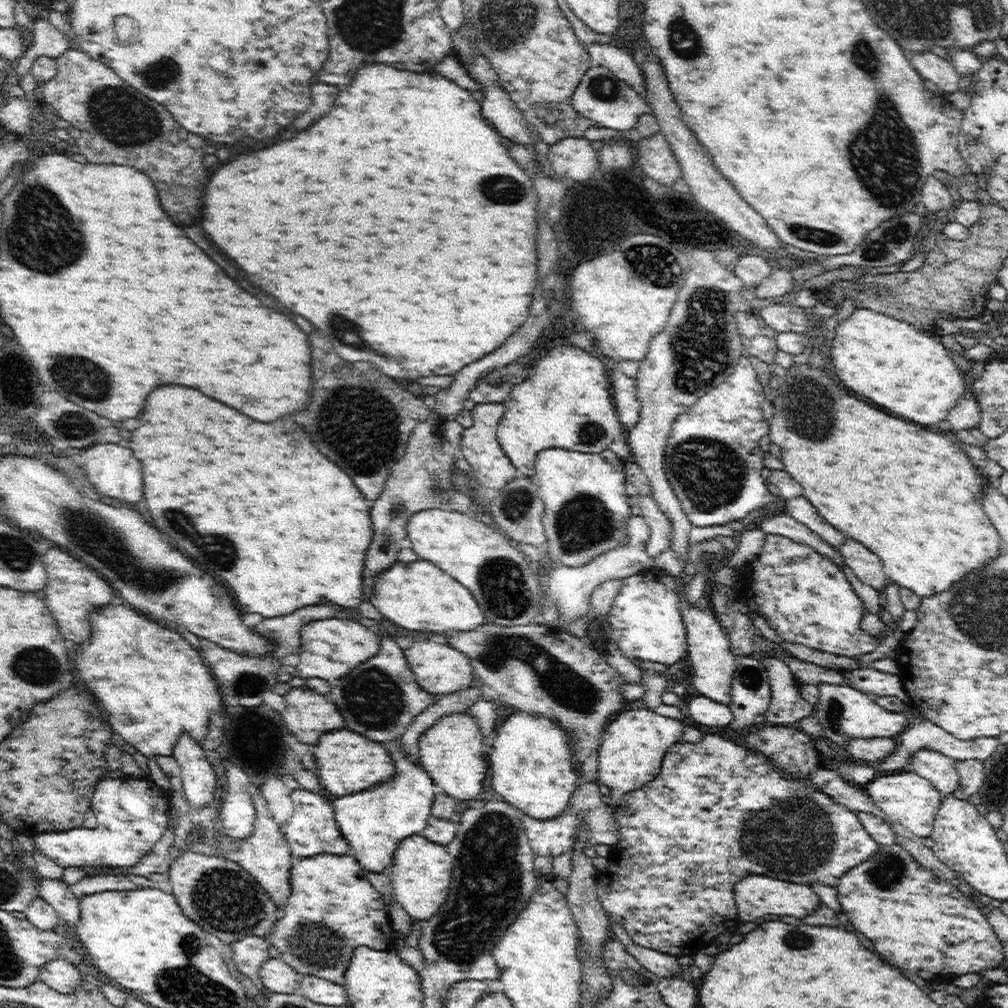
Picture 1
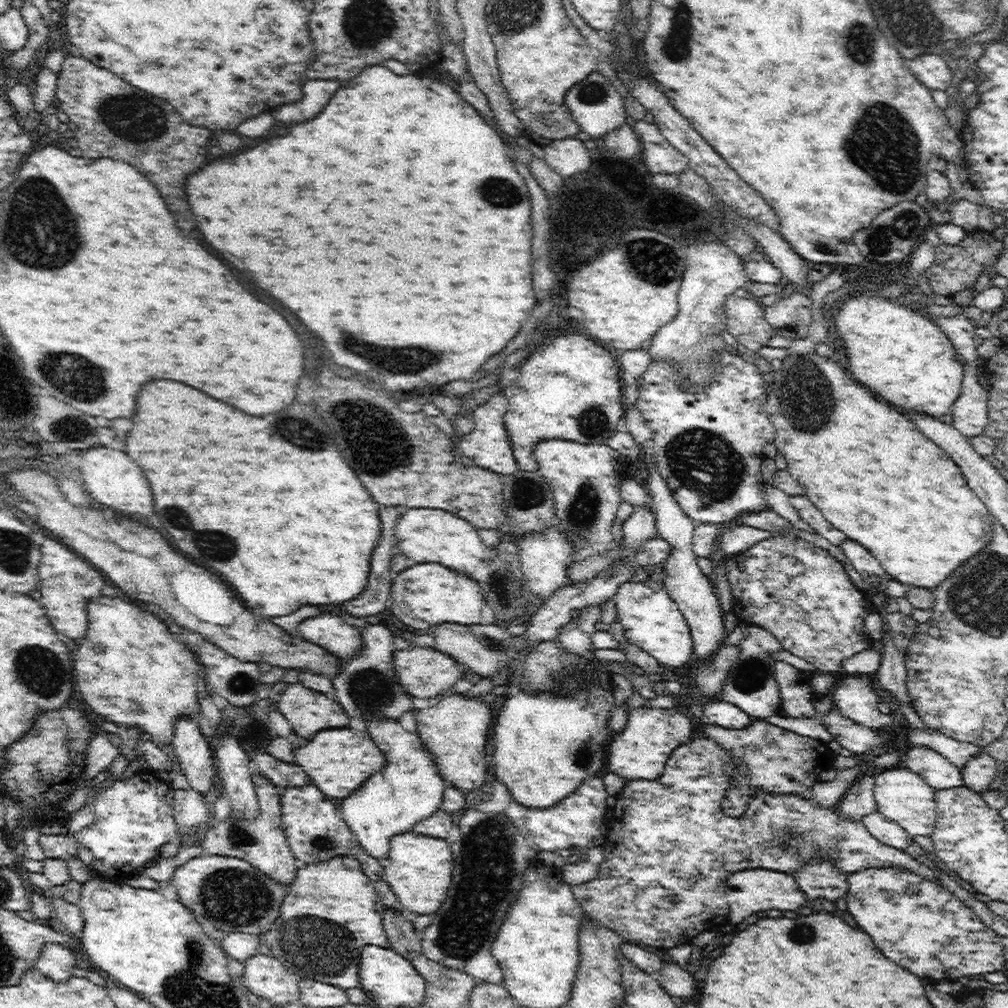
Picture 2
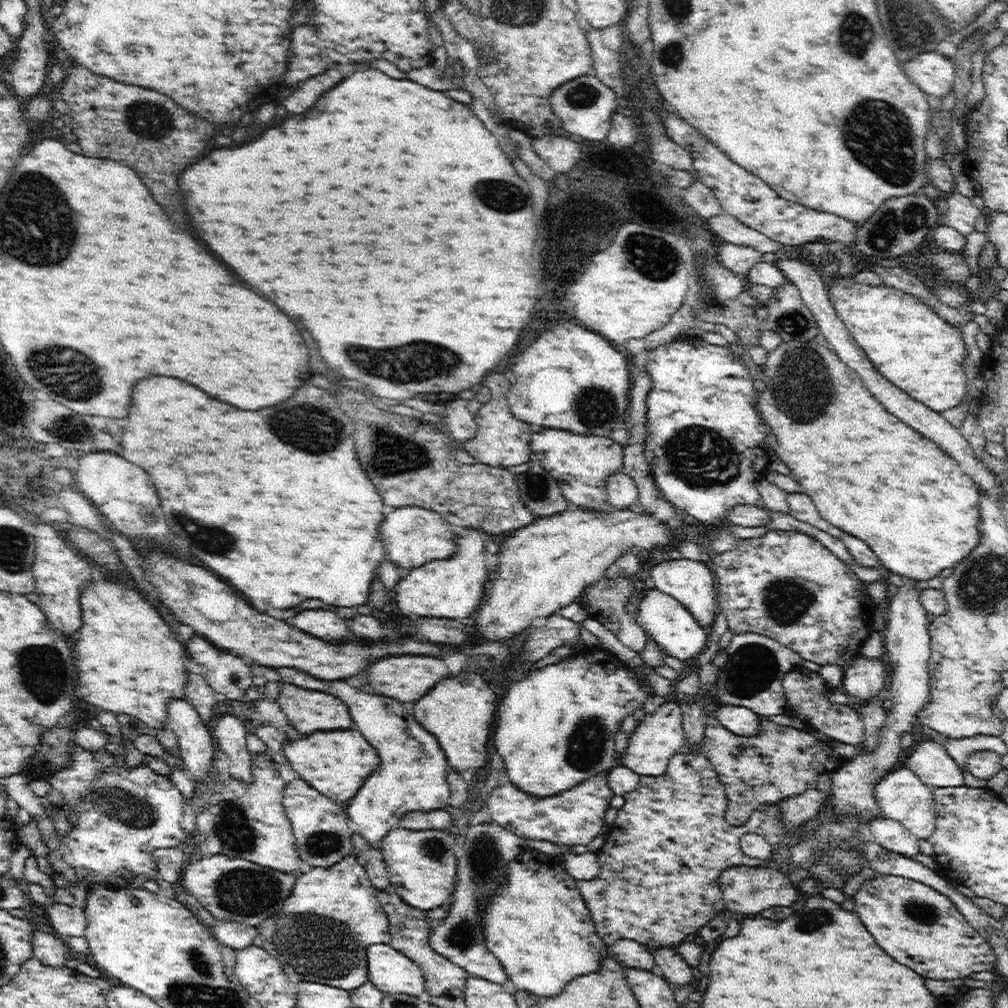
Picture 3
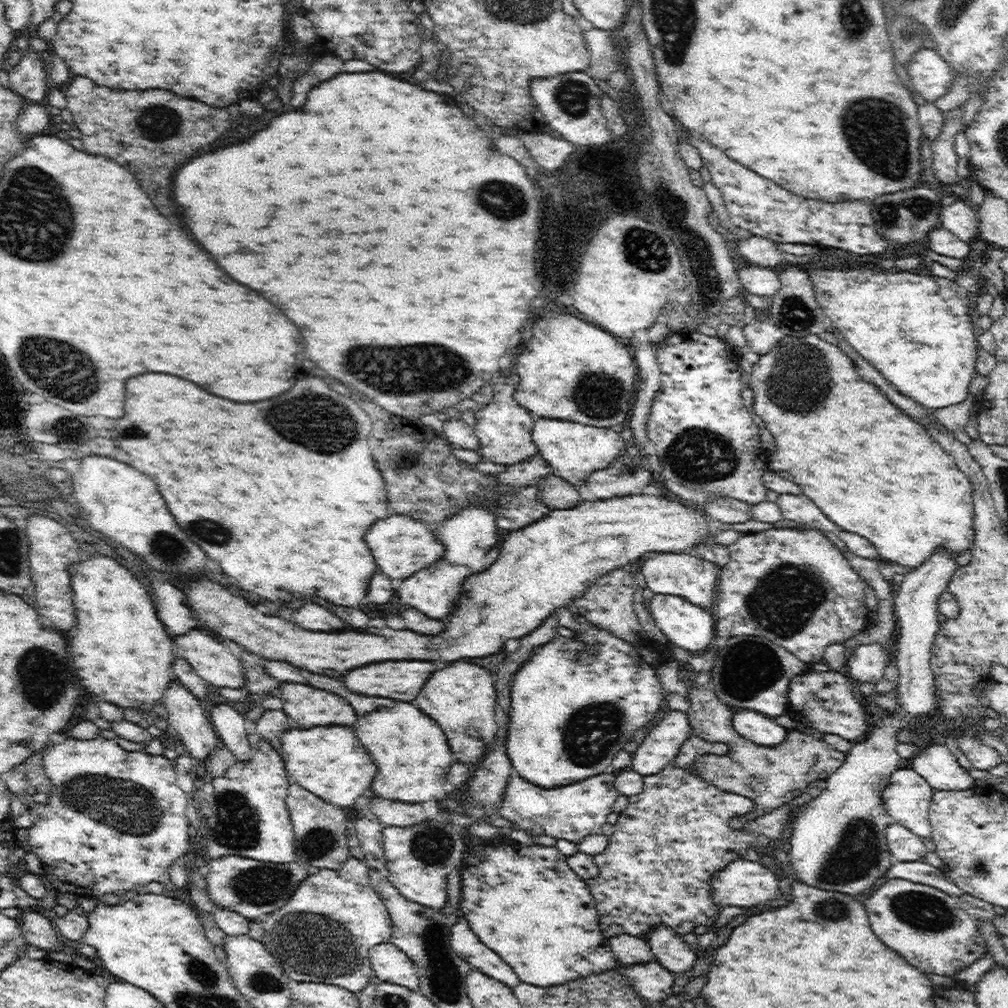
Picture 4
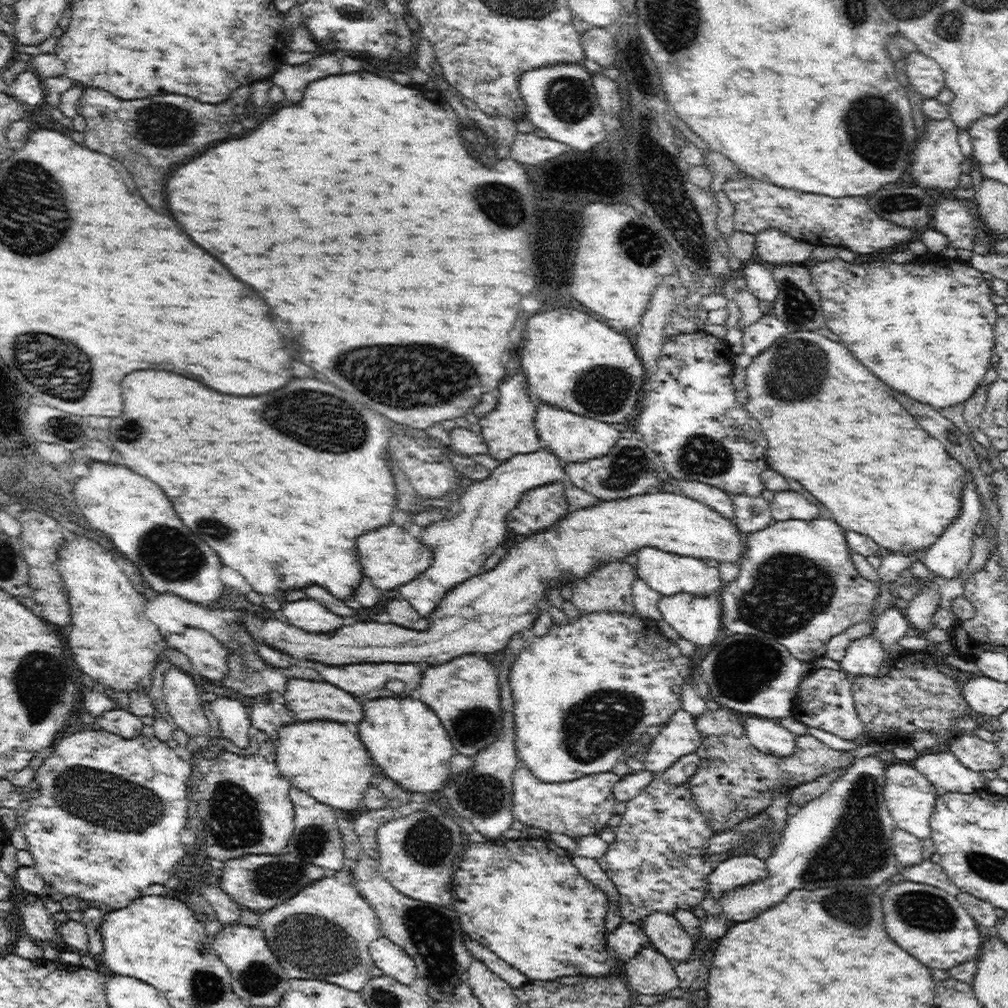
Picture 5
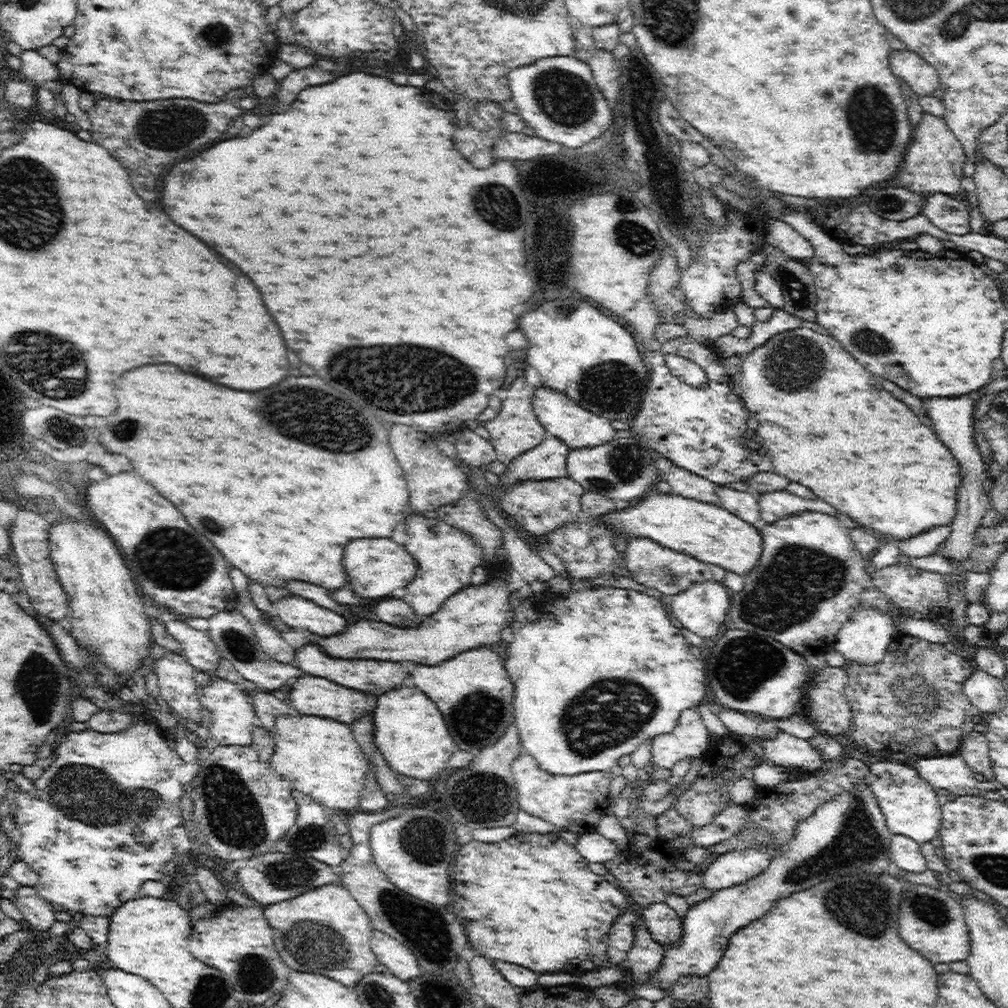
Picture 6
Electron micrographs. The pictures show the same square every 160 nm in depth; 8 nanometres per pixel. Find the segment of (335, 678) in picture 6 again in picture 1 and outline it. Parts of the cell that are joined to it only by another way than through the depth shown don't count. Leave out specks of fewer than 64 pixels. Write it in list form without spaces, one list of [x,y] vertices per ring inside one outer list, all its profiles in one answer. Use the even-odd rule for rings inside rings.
[[[438,636],[436,640],[414,641],[405,654],[407,661],[412,666],[411,669],[418,685],[430,694],[450,695],[459,690],[468,689],[476,678],[469,656],[452,648],[448,640],[441,638],[441,636]]]

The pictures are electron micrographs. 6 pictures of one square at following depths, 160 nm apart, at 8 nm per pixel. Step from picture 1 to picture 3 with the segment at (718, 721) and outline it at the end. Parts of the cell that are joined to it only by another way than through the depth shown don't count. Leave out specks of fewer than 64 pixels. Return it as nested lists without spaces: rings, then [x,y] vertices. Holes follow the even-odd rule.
[[[718,704],[716,718],[734,734],[756,736],[760,728],[761,717],[744,706]]]

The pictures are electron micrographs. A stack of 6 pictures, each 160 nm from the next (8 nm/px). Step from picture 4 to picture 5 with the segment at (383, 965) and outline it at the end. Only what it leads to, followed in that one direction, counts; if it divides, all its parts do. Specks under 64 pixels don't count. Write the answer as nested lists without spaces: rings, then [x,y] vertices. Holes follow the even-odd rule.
[[[380,935],[371,942],[369,953],[375,966],[383,970],[384,975],[393,977],[402,984],[410,985],[417,978],[414,959],[389,938]]]

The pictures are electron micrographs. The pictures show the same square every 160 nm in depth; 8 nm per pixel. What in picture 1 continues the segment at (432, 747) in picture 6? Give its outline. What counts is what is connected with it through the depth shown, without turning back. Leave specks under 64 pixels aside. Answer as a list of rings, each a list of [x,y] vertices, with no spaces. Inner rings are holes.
[[[398,748],[390,750],[396,772],[383,783],[346,796],[332,797],[334,818],[344,839],[354,850],[360,866],[370,872],[382,872],[392,866],[401,840],[422,834],[428,823],[434,795],[437,793],[430,775],[404,756]]]

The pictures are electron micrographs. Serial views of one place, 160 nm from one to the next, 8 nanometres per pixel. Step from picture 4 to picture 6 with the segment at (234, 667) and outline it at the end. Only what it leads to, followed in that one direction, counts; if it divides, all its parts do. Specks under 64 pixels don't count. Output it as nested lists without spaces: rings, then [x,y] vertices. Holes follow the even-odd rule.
[[[178,619],[167,622],[165,625],[168,634],[180,643],[181,654],[186,657],[188,663],[197,671],[213,675],[221,656],[208,631],[196,630]]]

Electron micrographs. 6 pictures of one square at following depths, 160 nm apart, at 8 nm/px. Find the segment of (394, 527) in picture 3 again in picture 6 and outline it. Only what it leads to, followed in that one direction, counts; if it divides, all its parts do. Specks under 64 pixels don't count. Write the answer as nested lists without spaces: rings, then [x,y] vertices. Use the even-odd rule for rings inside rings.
[[[356,538],[346,546],[344,566],[350,588],[362,598],[380,598],[392,594],[396,588],[406,588],[416,574],[416,560],[405,545],[398,545],[390,538]]]

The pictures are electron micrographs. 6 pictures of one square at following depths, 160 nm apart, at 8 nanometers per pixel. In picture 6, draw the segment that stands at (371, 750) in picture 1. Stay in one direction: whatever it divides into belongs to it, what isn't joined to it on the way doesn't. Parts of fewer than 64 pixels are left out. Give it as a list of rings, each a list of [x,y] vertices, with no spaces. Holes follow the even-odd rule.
[[[280,716],[276,718],[278,742],[271,756],[272,768],[288,776],[296,790],[310,794],[323,807],[350,810],[359,806],[360,788],[368,772],[368,758],[352,736],[352,730],[336,720],[320,716]]]

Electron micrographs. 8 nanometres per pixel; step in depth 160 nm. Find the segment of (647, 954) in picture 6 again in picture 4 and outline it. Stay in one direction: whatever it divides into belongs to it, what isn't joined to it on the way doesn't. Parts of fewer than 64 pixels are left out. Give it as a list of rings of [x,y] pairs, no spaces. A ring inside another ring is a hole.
[[[657,960],[627,965],[622,972],[641,998],[660,1003],[671,994],[674,974]]]

